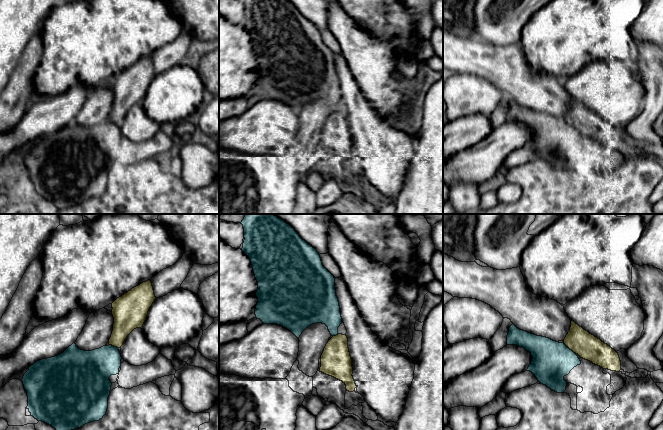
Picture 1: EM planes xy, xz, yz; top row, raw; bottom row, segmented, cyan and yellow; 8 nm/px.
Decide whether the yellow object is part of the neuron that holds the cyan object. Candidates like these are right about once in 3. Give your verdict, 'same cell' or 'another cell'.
another cell

